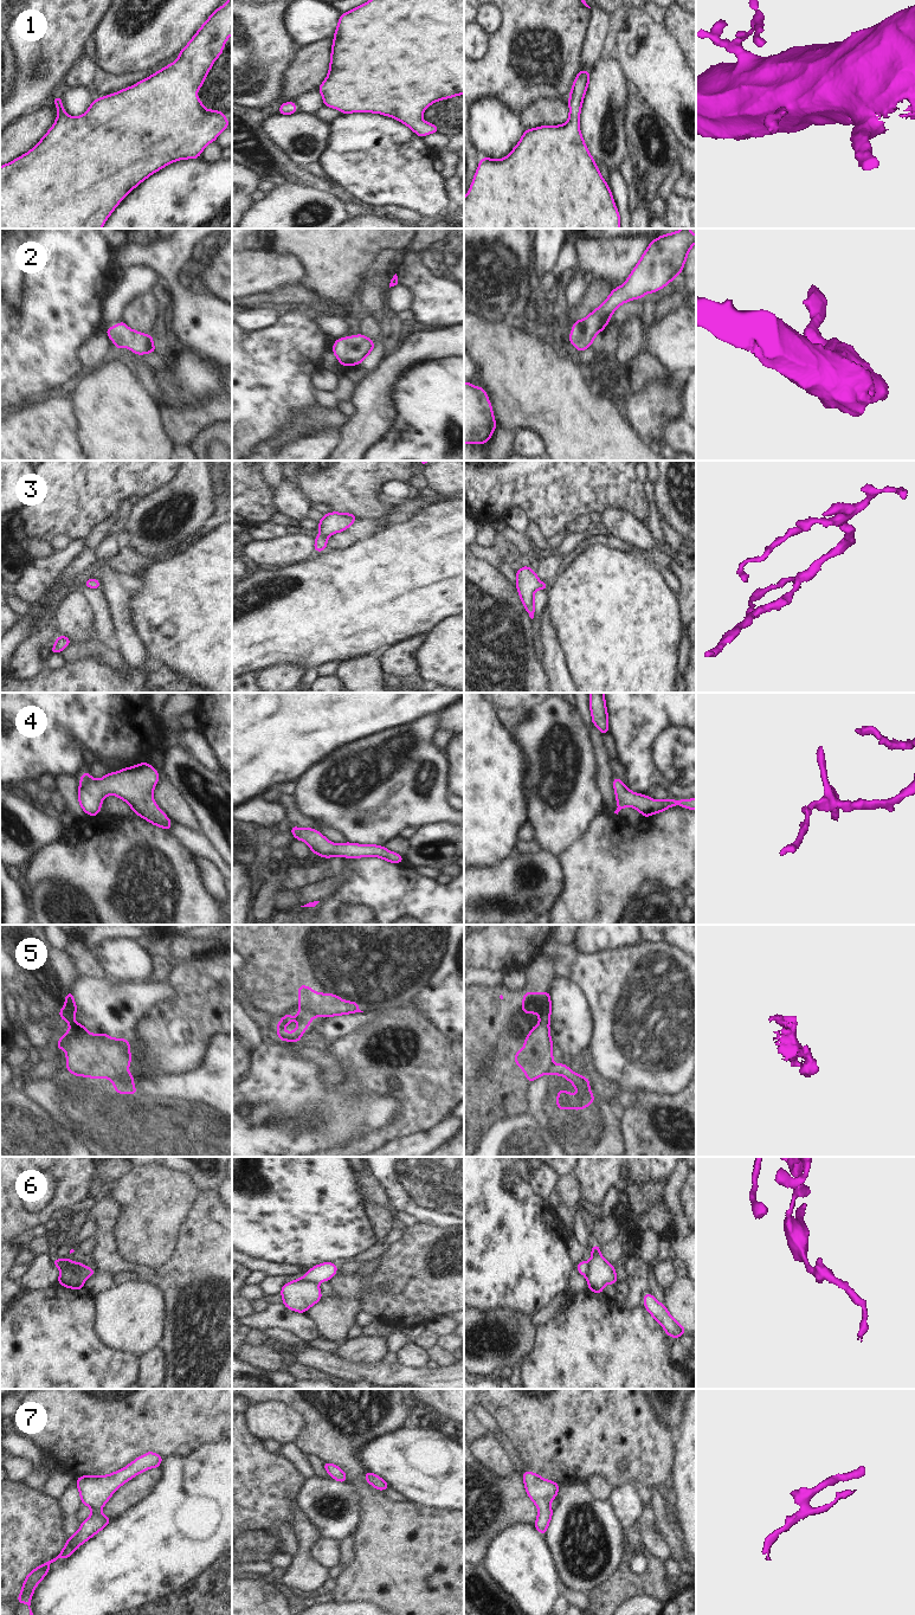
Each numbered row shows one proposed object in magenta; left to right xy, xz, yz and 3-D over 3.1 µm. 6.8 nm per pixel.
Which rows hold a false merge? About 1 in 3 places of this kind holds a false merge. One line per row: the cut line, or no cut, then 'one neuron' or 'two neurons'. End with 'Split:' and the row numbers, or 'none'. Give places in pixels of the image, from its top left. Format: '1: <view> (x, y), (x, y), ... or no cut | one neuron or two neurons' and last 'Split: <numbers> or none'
1: no cut | one neuron
2: no cut | one neuron
3: no cut | one neuron
4: no cut | one neuron
5: xz (301, 1009), (310, 1020) | two neurons
6: xy (83, 1266), (81, 1271), (88, 1276) | two neurons
7: no cut | one neuron
Split: 5, 6

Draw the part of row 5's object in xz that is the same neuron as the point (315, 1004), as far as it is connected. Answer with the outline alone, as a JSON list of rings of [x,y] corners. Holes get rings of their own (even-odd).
[[[302,984],[298,987],[298,1008],[305,1011],[310,1019],[317,1016],[330,1017],[363,1012],[356,1002],[346,1002],[331,993],[318,993]]]

